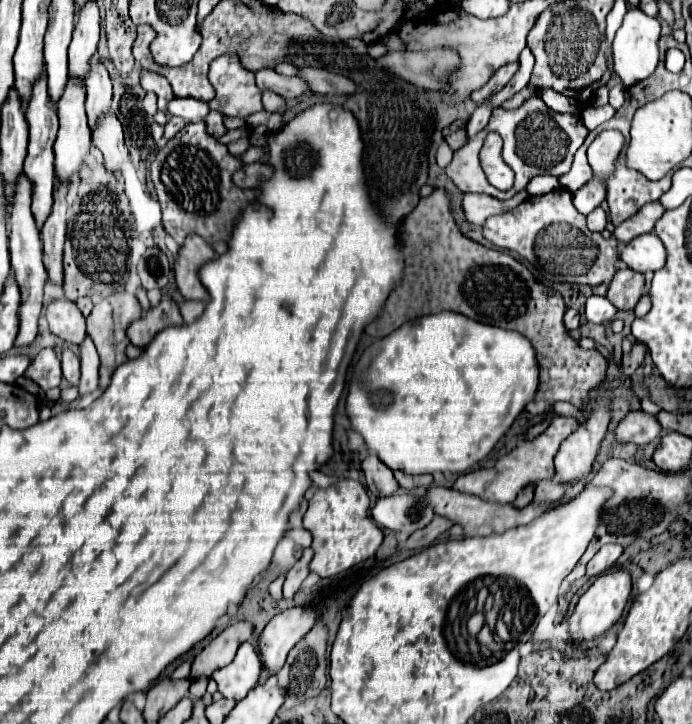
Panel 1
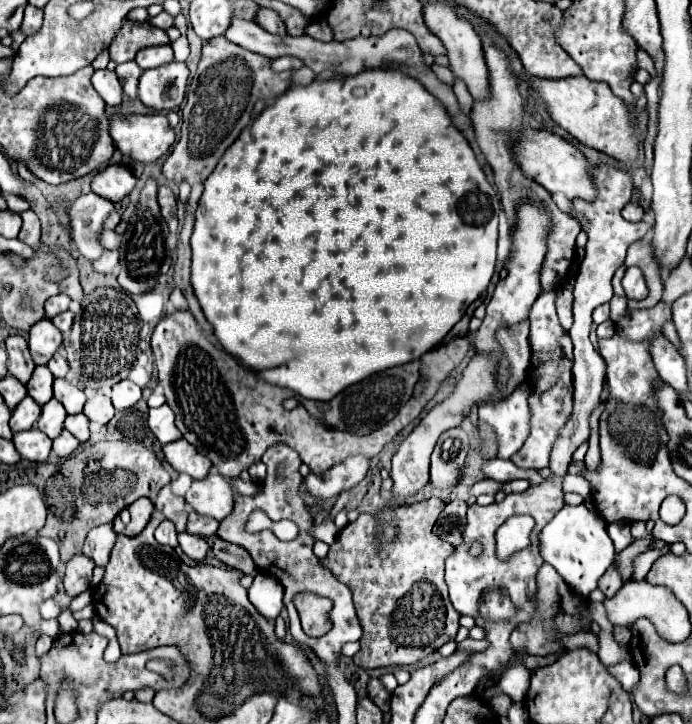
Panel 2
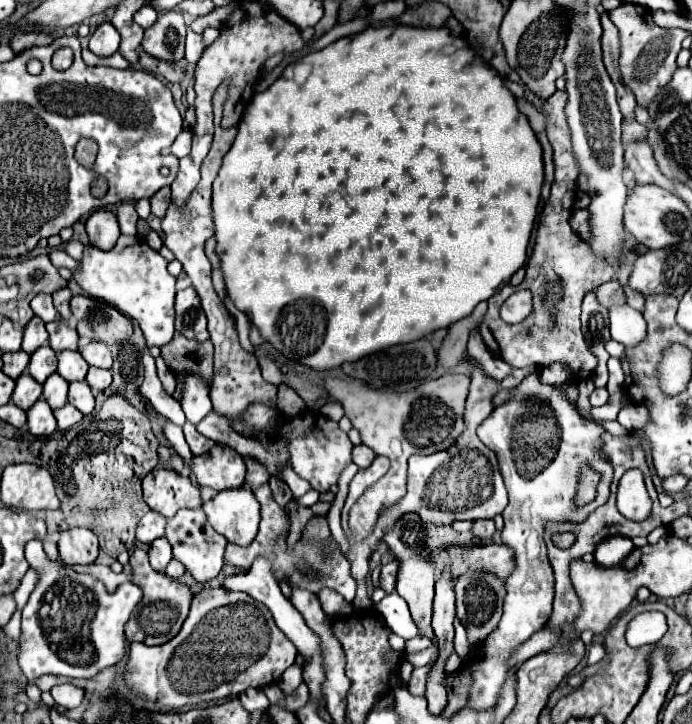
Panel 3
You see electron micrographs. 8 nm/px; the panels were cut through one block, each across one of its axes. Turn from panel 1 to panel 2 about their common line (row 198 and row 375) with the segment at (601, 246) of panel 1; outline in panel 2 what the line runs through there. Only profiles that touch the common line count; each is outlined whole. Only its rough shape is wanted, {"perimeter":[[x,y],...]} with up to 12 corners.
{"perimeter":[[556,292],[530,308],[530,434],[514,454],[540,470],[570,416],[572,340]]}

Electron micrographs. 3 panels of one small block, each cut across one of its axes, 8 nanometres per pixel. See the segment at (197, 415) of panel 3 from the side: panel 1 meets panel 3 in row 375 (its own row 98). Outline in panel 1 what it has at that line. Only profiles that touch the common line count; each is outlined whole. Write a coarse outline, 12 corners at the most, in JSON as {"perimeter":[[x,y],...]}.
{"perimeter":[[170,100],[166,110],[190,122],[210,112],[202,100]]}

